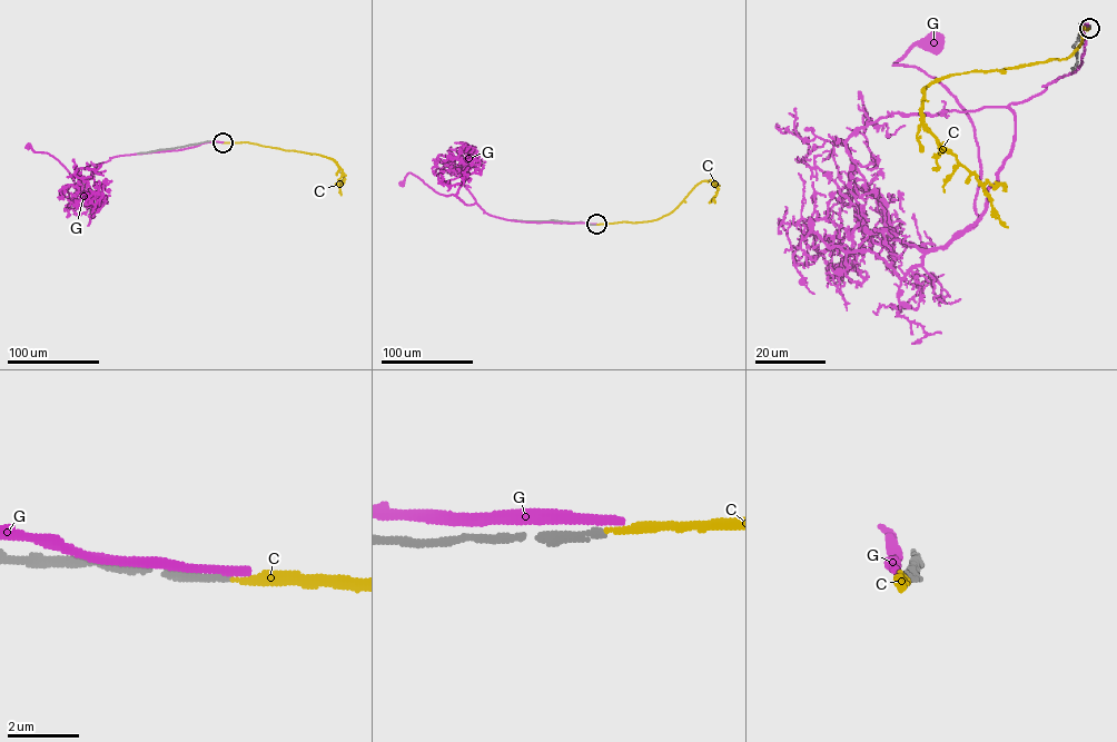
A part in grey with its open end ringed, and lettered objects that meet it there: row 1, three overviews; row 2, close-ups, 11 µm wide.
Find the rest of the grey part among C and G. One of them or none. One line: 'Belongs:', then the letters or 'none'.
Belongs: C

